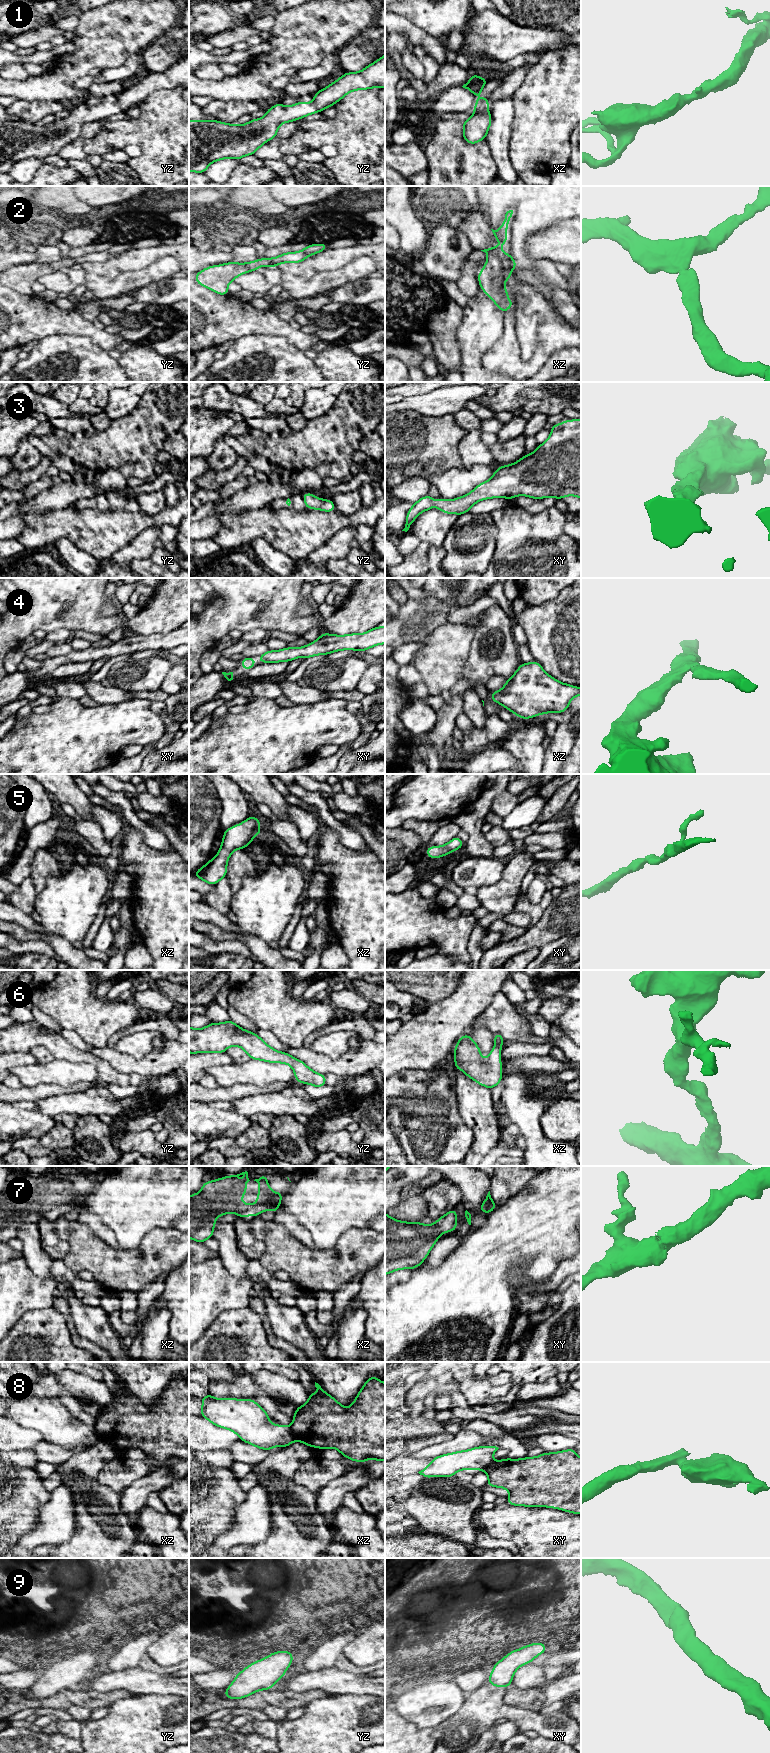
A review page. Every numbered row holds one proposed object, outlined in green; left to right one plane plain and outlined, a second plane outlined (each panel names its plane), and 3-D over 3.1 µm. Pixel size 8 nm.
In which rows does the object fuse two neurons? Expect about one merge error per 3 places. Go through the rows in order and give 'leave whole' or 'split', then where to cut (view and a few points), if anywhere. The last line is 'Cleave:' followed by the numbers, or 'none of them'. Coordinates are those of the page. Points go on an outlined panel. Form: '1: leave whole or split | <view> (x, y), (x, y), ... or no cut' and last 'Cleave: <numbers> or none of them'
1: leave whole | no cut
2: leave whole | no cut
3: leave whole | no cut
4: leave whole | no cut
5: leave whole | no cut
6: leave whole | no cut
7: leave whole | no cut
8: split | xz (290, 1427), (297, 1439)
9: leave whole | no cut
Cleave: 8

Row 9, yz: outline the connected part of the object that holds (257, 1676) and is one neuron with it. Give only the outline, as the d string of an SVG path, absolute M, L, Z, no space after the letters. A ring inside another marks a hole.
M275 1651L238 1673L223 1695L227 1699L241 1699L260 1690L270 1690L285 1675L292 1662L293 1653Z

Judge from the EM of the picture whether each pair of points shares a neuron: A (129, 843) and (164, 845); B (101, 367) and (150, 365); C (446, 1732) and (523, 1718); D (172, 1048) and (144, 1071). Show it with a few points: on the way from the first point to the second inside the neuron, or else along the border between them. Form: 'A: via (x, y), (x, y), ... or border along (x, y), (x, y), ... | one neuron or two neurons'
A: border along (131, 827), (148, 845), (170, 848) | two neurons
B: border along (117, 360), (125, 371) | two neurons
C: via (465, 1726), (477, 1714), (504, 1714) | one neuron
D: via (165, 1055), (156, 1064), (151, 1065) | one neuron

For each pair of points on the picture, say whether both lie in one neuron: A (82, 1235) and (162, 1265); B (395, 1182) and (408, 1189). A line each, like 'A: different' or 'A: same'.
A: same
B: different

